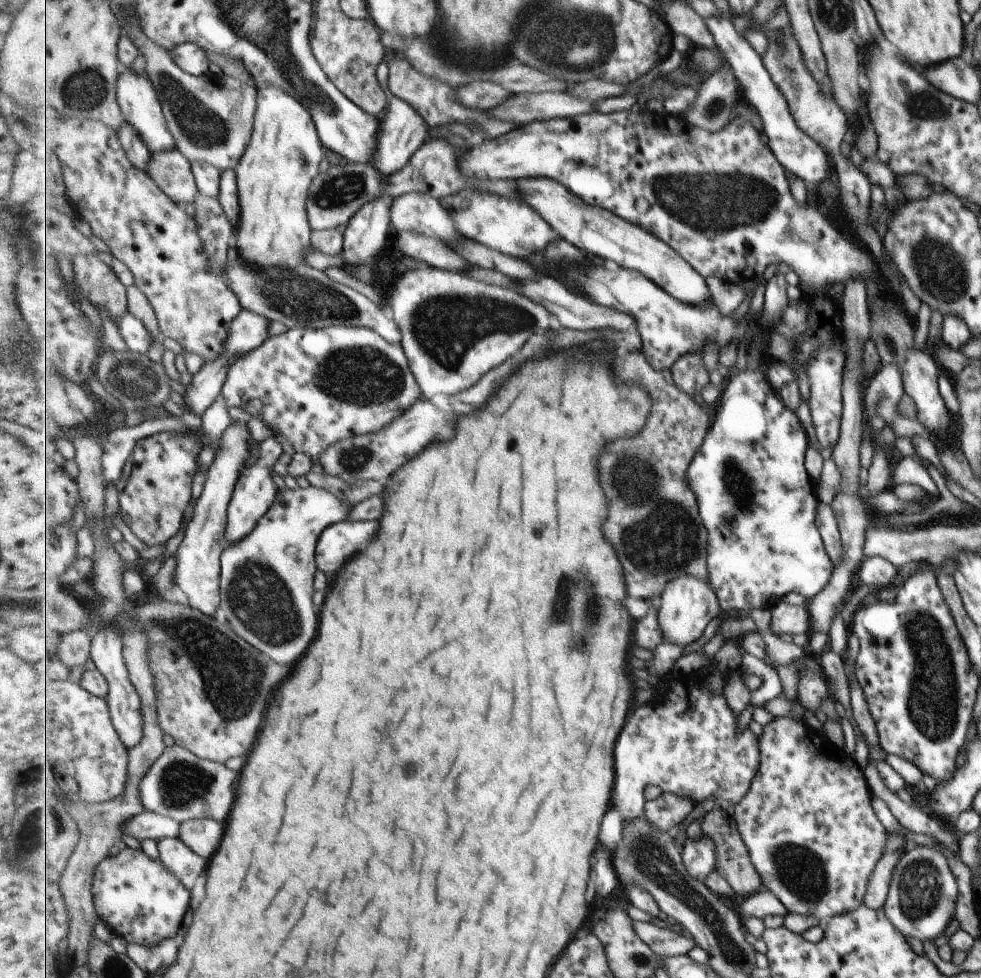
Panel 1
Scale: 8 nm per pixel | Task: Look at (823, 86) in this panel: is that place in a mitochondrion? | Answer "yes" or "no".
no

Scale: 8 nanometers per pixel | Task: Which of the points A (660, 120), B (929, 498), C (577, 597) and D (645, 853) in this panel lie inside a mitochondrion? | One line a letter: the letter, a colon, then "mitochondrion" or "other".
A: other
B: other
C: mitochondrion
D: mitochondrion

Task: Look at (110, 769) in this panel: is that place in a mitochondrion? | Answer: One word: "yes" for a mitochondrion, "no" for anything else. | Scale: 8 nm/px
no

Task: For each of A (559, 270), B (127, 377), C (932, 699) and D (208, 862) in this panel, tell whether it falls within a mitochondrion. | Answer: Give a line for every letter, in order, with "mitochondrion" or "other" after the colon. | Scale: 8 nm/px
A: other
B: mitochondrion
C: mitochondrion
D: other

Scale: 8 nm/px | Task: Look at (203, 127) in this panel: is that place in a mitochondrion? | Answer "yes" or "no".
yes

